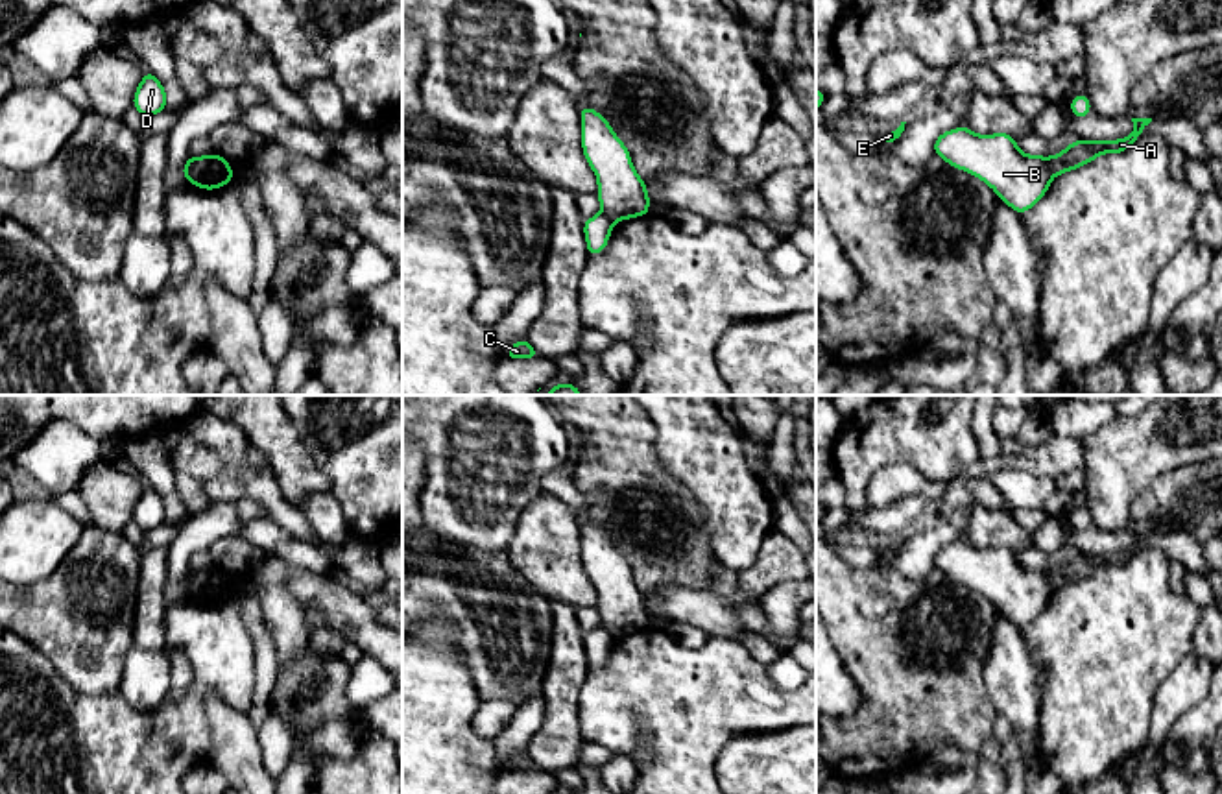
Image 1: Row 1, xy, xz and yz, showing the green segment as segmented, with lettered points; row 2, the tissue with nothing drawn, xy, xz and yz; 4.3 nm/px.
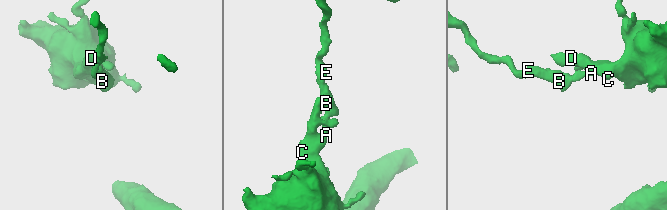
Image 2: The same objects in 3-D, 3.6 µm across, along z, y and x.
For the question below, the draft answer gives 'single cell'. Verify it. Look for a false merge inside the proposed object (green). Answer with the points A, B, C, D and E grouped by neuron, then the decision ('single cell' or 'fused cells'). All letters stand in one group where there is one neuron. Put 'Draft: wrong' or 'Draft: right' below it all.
A C D / B E | fused cells
Draft: wrong

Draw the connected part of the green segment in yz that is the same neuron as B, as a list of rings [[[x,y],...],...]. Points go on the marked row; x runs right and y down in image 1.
[[[967,126],[941,133],[932,151],[989,185],[1015,212],[1030,211],[1052,181],[1048,157],[1023,153],[1008,133],[975,135]]]

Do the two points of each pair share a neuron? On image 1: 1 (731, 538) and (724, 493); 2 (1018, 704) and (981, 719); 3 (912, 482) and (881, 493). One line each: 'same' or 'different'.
1: same
2: different
3: same

